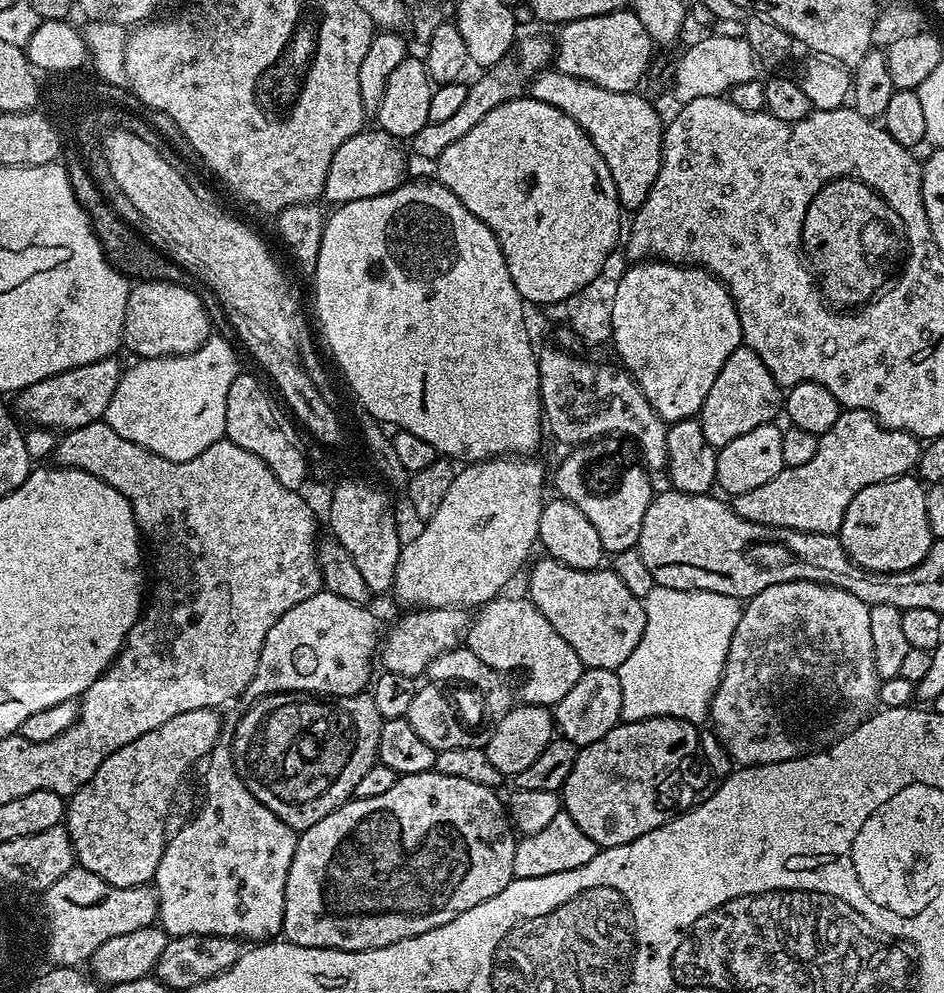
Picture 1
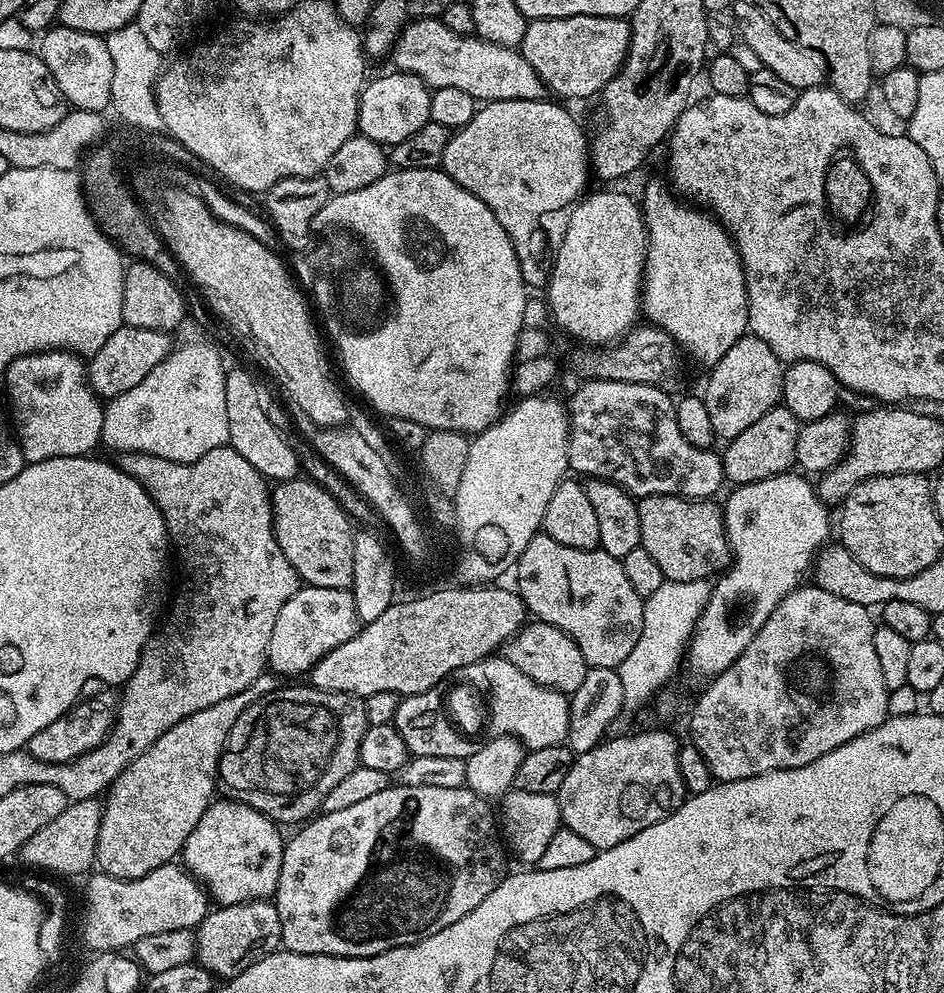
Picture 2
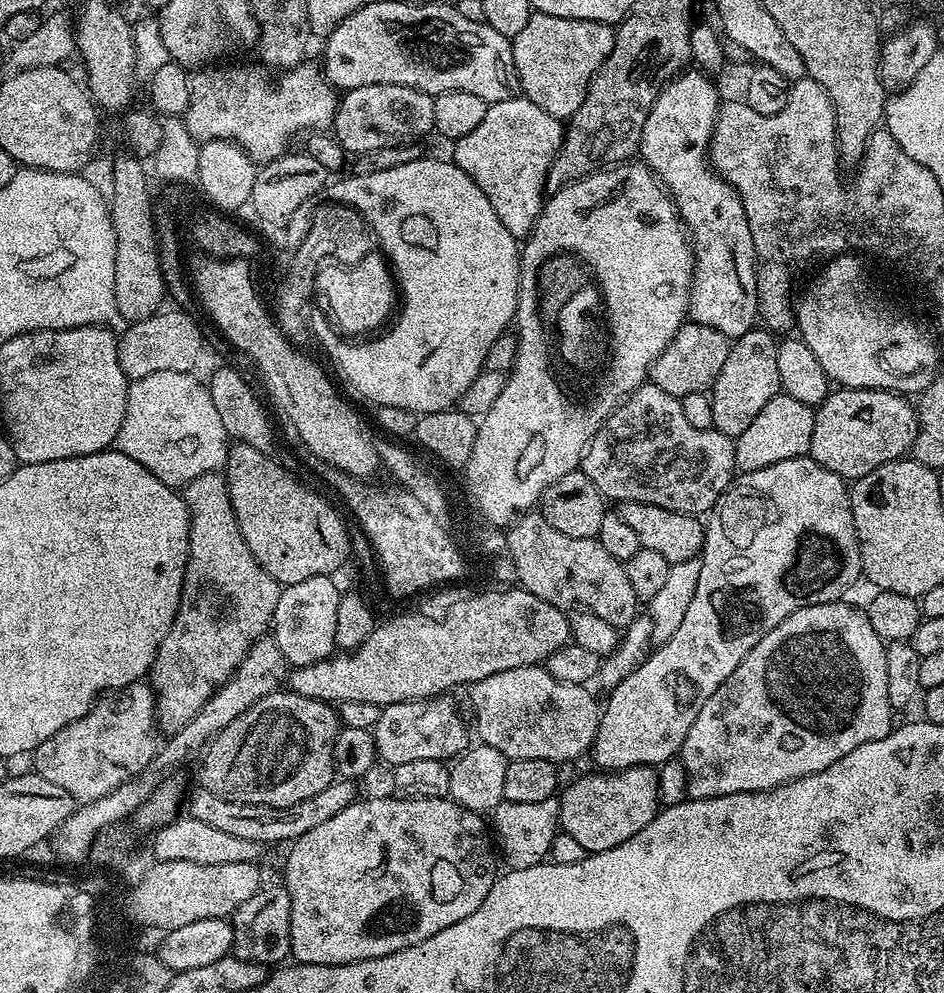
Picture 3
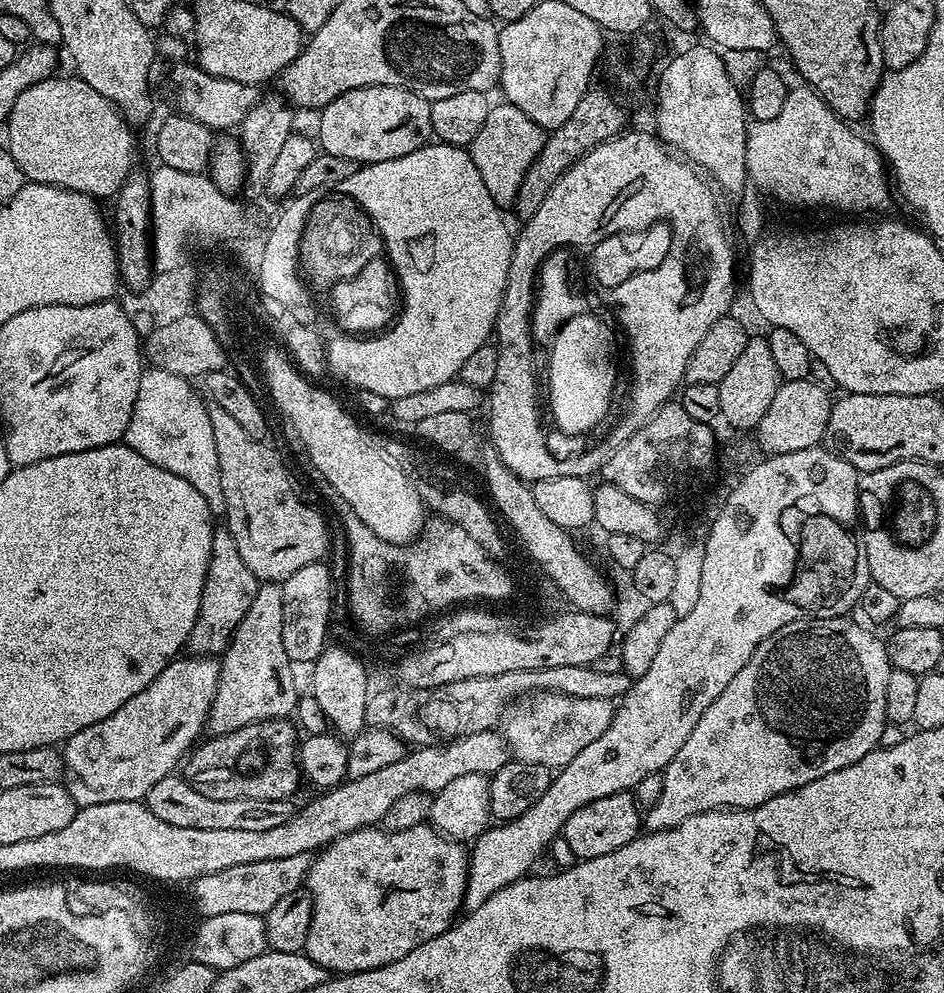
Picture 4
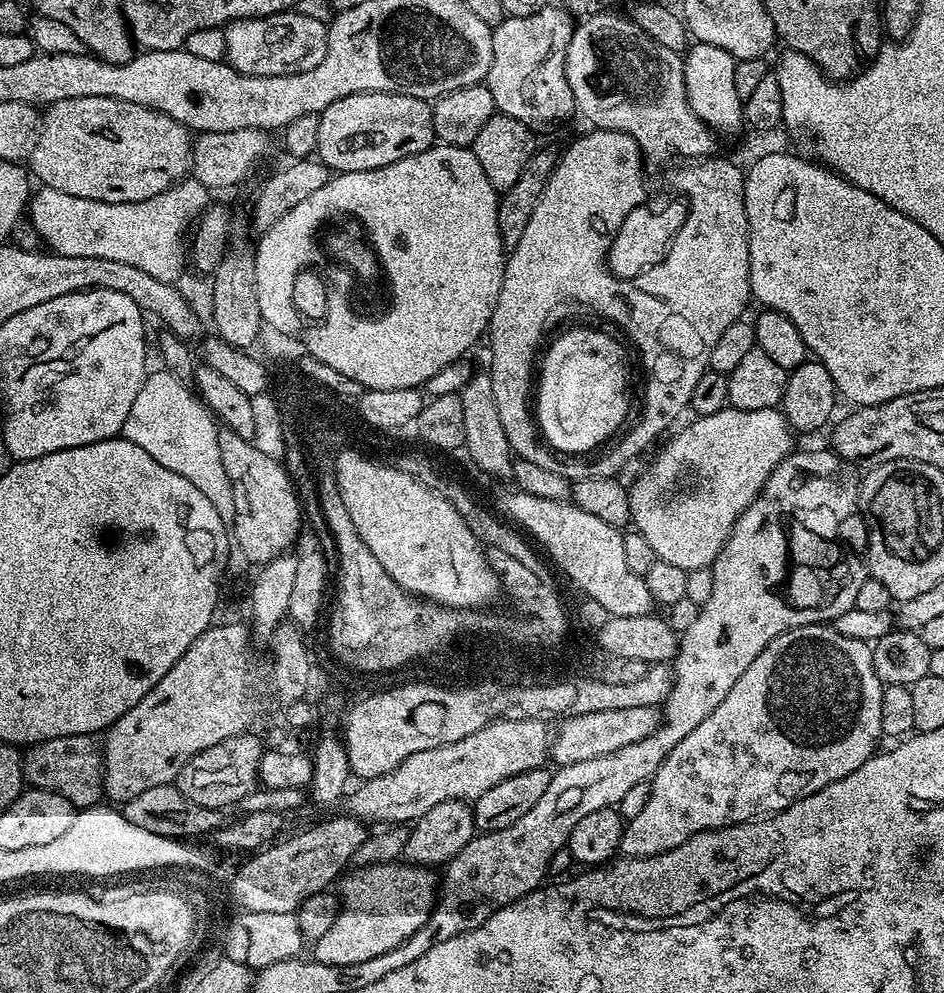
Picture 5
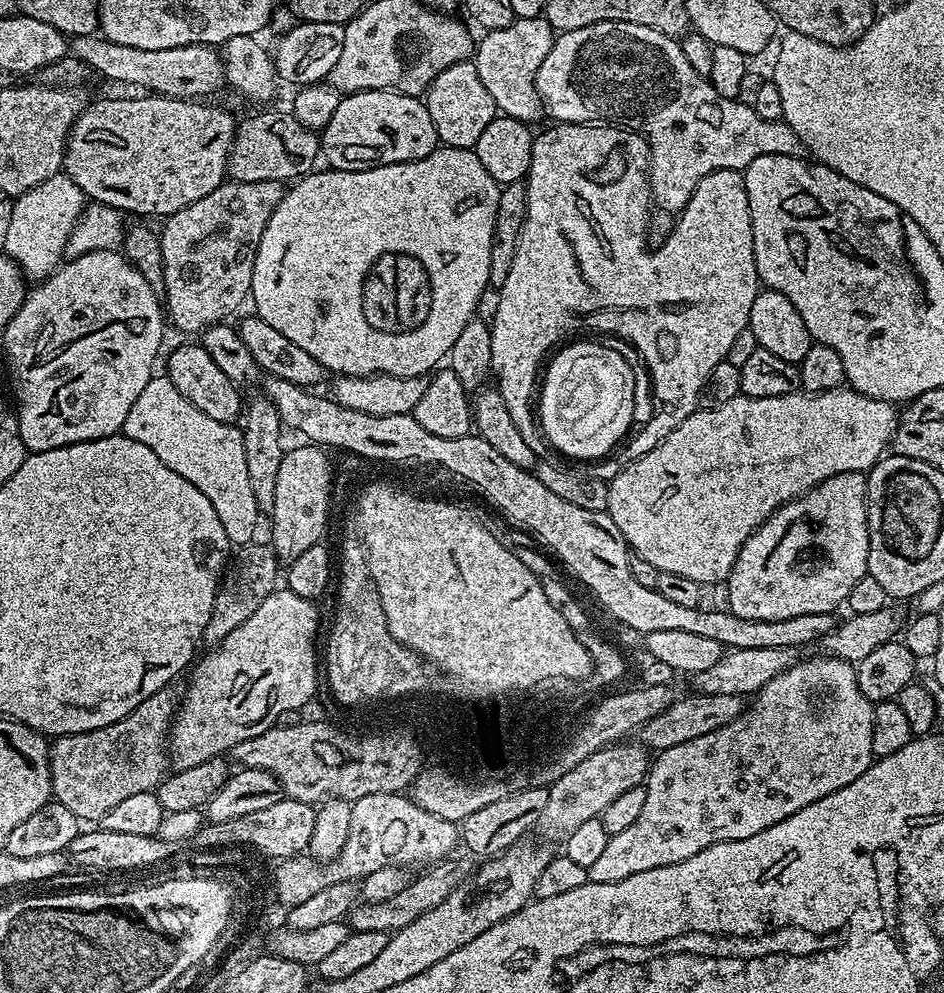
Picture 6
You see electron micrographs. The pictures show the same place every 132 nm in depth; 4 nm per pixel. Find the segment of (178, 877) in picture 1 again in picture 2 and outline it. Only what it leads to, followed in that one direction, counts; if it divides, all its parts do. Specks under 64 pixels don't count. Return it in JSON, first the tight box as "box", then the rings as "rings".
{"box":[182,798,285,906],"rings":[[[235,798],[227,799],[213,799],[198,826],[190,830],[182,853],[183,867],[204,885],[209,897],[220,906],[275,897],[285,837],[280,837],[281,829],[269,816]]]}

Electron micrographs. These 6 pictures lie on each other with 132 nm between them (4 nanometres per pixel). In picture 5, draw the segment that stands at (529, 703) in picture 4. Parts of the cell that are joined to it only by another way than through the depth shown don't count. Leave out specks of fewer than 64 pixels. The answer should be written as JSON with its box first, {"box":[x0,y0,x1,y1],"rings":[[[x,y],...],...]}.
{"box":[550,708,662,765],"rings":[[[635,708],[634,710],[602,710],[594,714],[569,716],[561,719],[560,733],[550,740],[550,756],[557,765],[586,762],[586,758],[598,758],[602,754],[614,754],[622,746],[630,746],[654,731],[662,719],[656,708]]]}

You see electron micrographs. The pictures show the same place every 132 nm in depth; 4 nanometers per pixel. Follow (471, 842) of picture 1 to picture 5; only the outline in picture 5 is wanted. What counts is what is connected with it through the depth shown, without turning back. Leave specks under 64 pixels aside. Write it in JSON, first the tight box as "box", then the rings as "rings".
{"box":[314,862,438,964],"rings":[[[387,862],[366,864],[352,871],[339,881],[339,884],[341,883],[340,888],[338,887],[340,913],[334,918],[334,926],[330,926],[330,930],[326,930],[322,938],[314,941],[316,948],[314,958],[323,964],[367,962],[370,958],[378,958],[378,954],[386,954],[386,950],[394,950],[426,923],[436,906],[438,876],[432,873],[435,871],[431,867],[411,862]]]}

